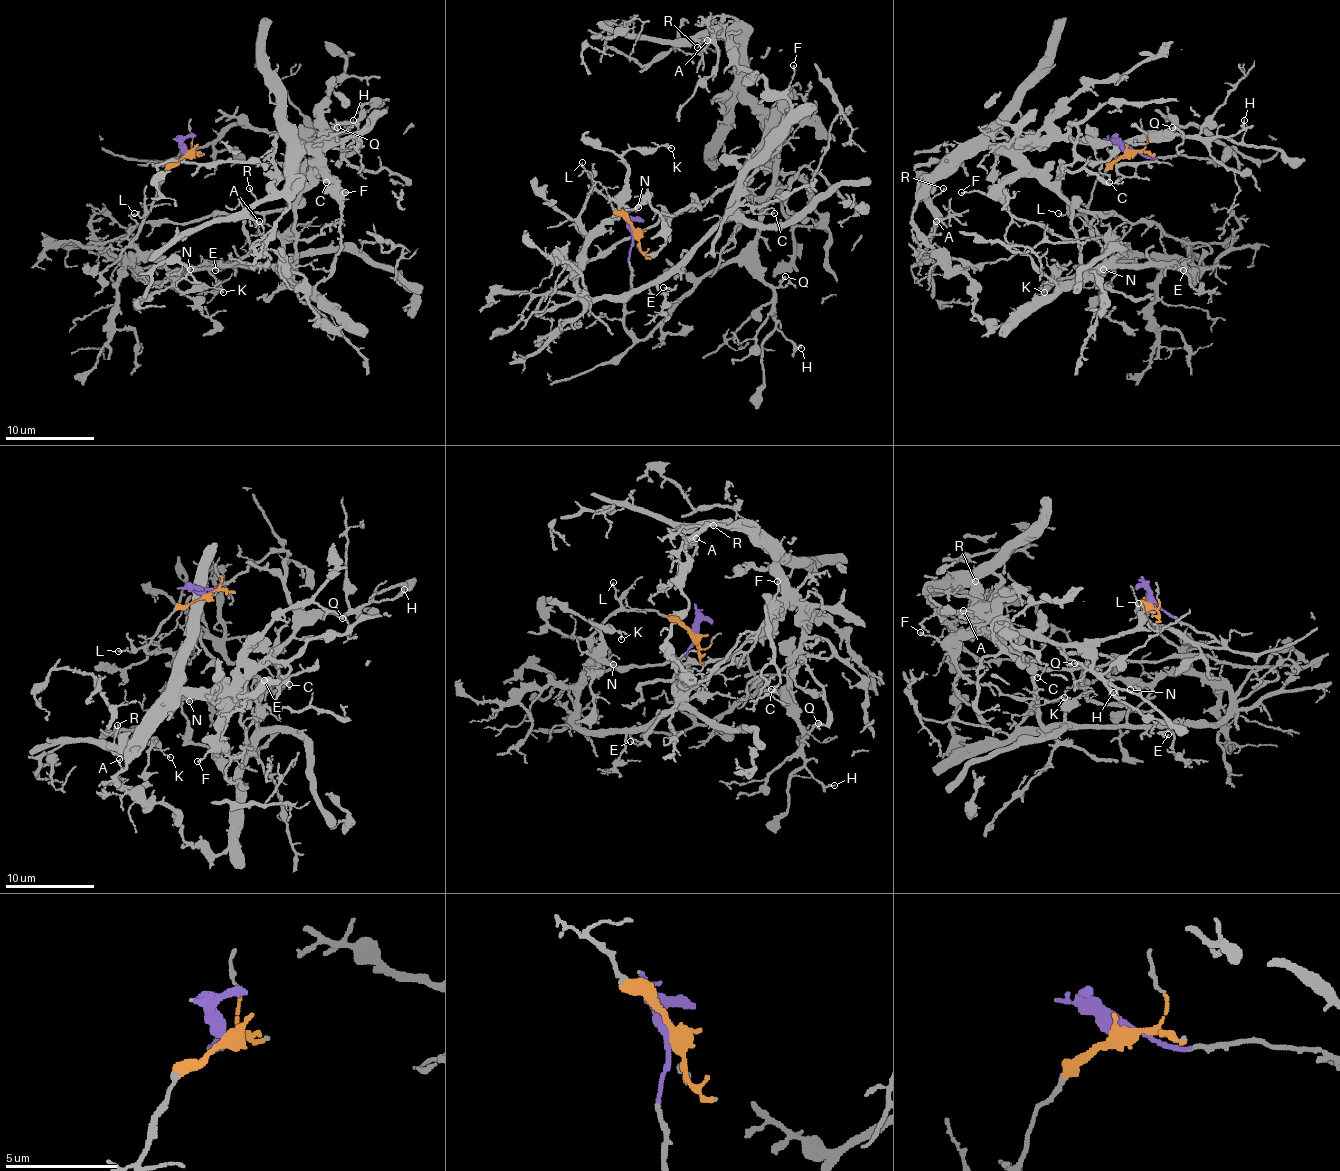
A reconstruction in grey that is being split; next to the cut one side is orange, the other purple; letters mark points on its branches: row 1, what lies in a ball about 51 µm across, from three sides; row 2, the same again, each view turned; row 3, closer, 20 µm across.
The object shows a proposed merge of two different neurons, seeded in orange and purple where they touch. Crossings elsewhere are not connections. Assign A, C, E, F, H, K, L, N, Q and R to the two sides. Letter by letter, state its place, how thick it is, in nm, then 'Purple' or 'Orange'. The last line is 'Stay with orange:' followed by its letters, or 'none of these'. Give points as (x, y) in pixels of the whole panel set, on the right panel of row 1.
A: Place: (936, 221). Thickness 150 nm. Purple
C: Place: (1109, 182). Thickness 110 nm. Purple
E: Place: (1183, 270). Thickness 140 nm. Orange
F: Place: (961, 192). Thickness 150 nm. Purple
H: Place: (1244, 120). Thickness 190 nm. Purple
K: Place: (1044, 292). Thickness 130 nm. Orange
L: Place: (1058, 213). Thickness 100 nm. Orange
N: Place: (1103, 269). Thickness 150 nm. Orange
Q: Place: (1172, 127). Thickness 240 nm. Purple
R: Place: (943, 188). Thickness 130 nm. Purple
Stay with orange: E, K, L, N

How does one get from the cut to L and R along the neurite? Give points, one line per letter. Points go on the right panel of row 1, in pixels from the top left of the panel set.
L: (1127, 153), (1096, 182), (1082, 213), (1069, 217), (1058, 213)
R: (1127, 153), (1221, 161), (1234, 148), (1196, 126), (1134, 141), (1011, 141), (973, 148), (928, 197), (944, 188)

